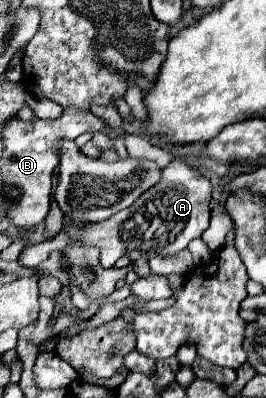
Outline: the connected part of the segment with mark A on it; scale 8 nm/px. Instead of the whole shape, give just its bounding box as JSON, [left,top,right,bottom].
[20,161,212,267]

